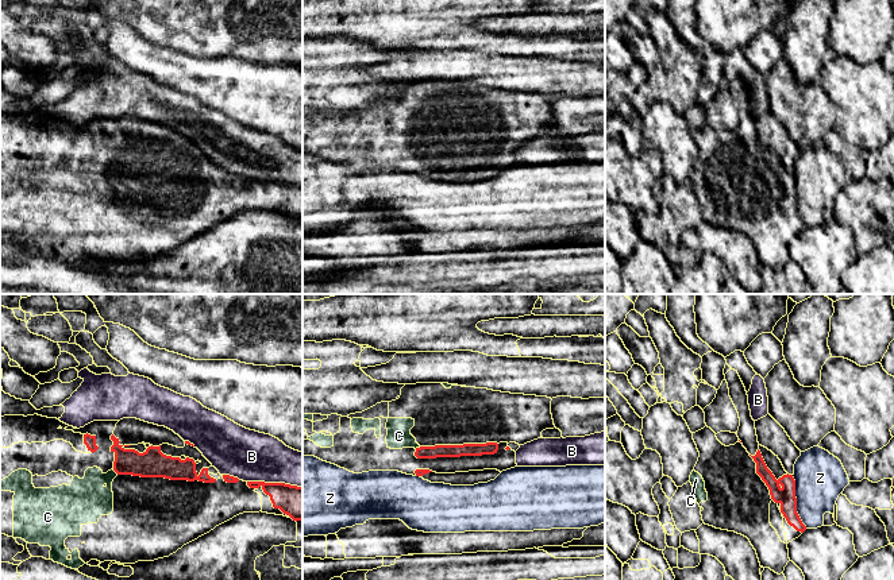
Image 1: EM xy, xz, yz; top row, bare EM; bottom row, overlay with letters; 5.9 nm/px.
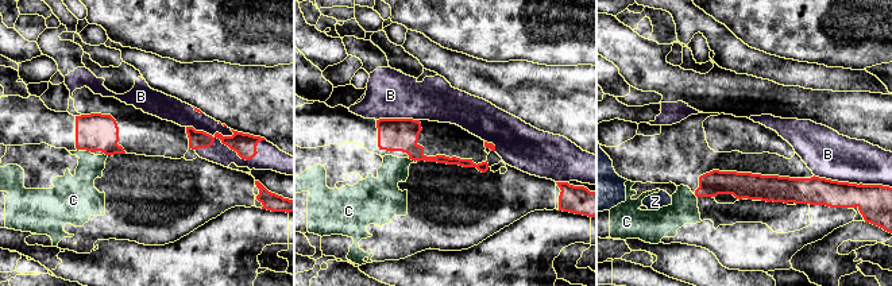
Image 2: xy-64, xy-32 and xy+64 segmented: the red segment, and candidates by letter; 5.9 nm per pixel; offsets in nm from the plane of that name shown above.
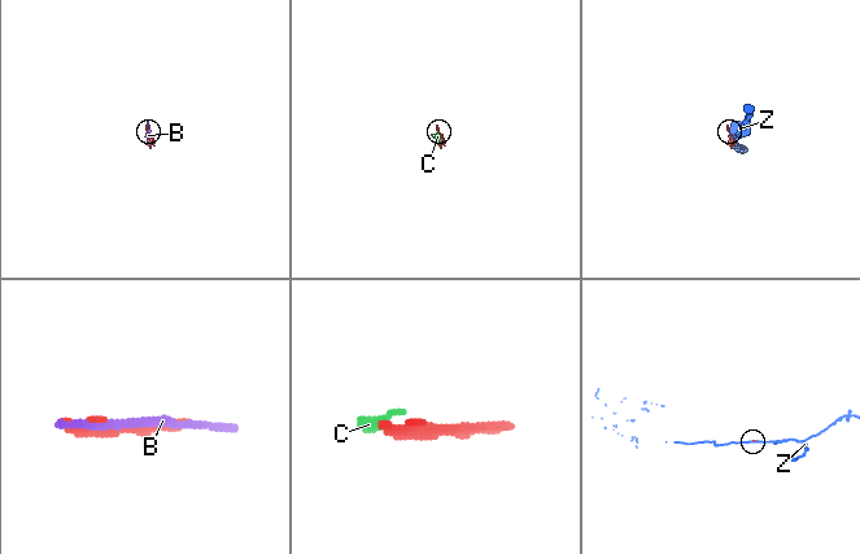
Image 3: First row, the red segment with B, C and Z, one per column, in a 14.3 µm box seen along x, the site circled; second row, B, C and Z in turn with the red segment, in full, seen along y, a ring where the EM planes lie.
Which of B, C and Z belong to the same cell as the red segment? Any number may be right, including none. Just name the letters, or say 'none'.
C

